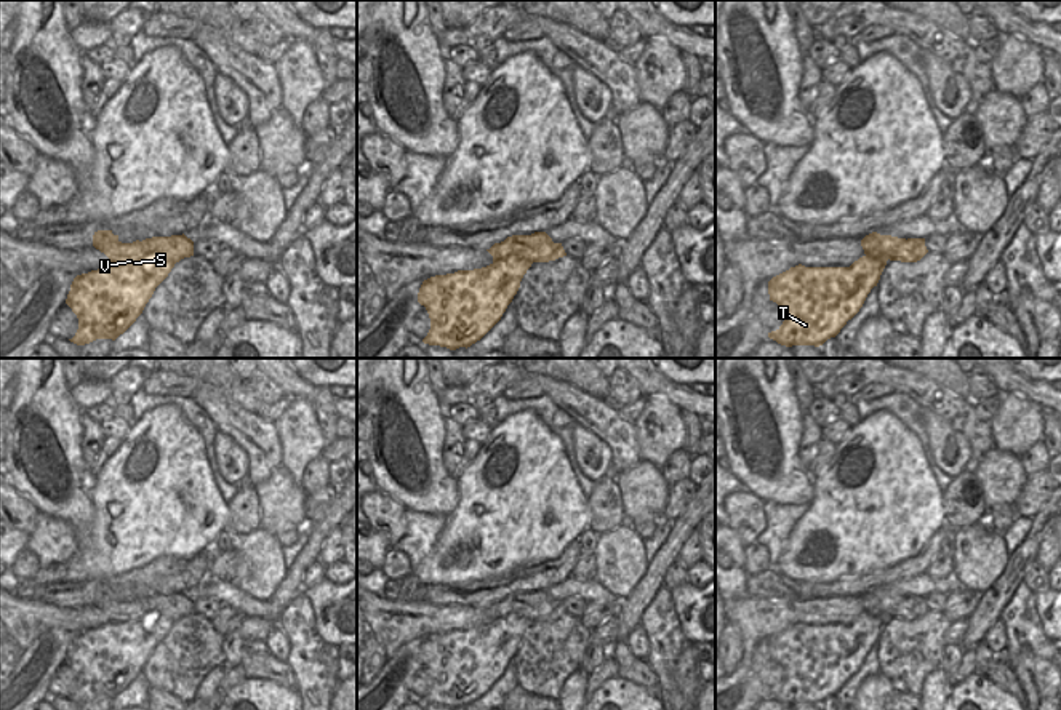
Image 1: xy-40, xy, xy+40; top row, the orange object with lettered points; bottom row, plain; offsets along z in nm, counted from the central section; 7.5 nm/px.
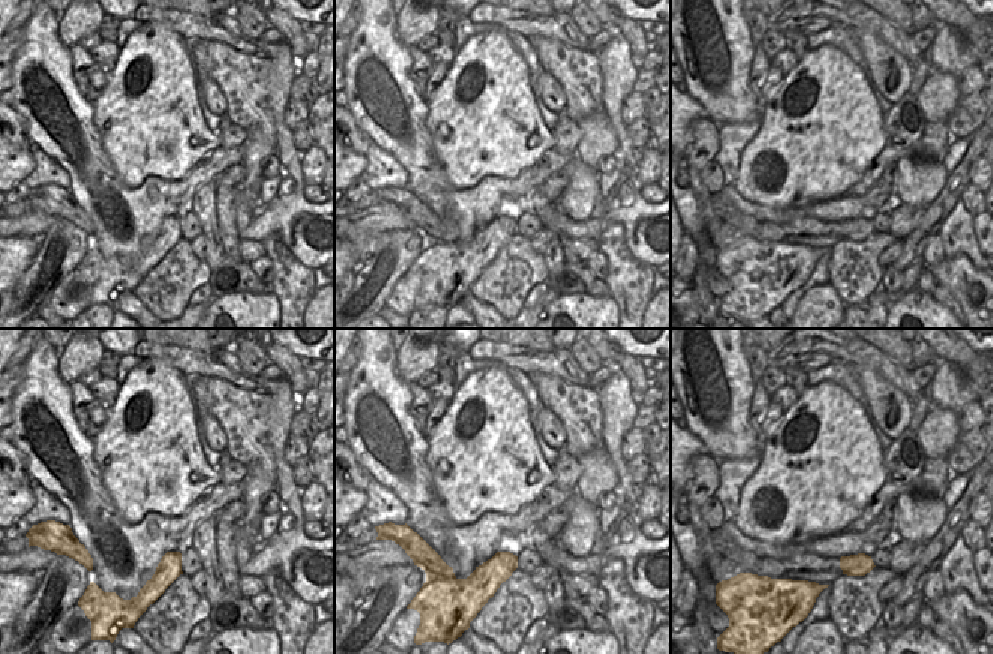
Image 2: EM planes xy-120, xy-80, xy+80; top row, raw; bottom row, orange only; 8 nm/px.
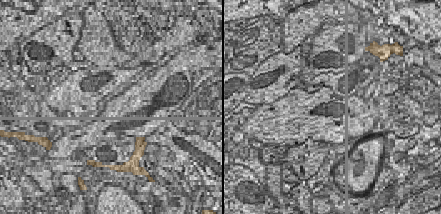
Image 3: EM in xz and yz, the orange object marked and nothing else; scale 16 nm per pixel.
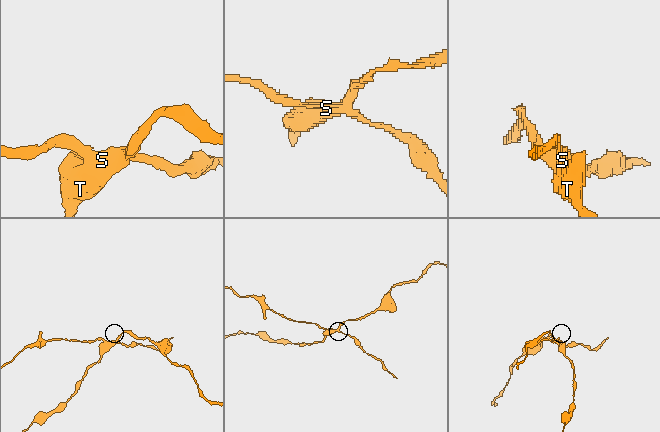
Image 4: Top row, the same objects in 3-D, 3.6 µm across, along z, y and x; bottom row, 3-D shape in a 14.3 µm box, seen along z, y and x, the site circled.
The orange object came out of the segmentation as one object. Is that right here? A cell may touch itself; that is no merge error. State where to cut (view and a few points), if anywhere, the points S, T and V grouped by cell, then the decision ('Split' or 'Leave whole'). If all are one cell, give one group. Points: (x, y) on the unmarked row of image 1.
Split along xy (544, 606), (528, 614), (506, 614), (493, 621). Groups: S T / V. Split.

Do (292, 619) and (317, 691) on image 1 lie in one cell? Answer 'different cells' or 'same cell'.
same cell

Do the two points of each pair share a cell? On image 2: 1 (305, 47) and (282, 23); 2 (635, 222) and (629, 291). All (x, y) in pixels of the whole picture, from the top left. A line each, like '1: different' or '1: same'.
1: same
2: different

